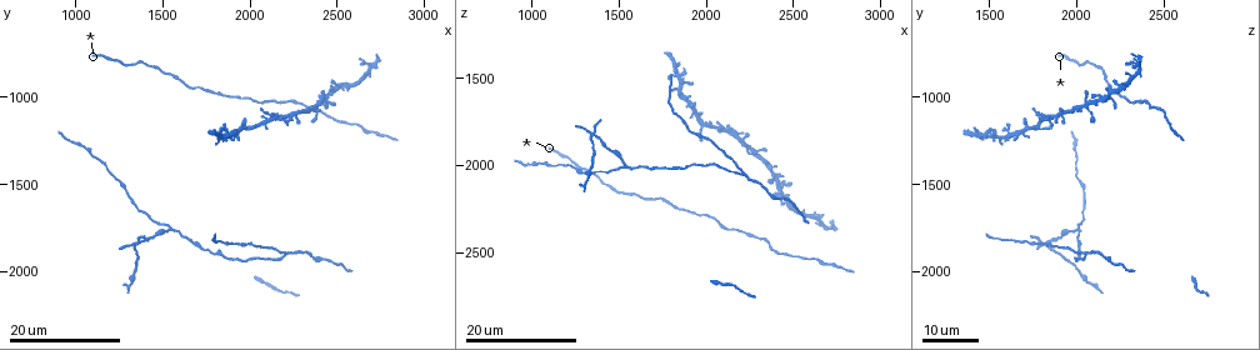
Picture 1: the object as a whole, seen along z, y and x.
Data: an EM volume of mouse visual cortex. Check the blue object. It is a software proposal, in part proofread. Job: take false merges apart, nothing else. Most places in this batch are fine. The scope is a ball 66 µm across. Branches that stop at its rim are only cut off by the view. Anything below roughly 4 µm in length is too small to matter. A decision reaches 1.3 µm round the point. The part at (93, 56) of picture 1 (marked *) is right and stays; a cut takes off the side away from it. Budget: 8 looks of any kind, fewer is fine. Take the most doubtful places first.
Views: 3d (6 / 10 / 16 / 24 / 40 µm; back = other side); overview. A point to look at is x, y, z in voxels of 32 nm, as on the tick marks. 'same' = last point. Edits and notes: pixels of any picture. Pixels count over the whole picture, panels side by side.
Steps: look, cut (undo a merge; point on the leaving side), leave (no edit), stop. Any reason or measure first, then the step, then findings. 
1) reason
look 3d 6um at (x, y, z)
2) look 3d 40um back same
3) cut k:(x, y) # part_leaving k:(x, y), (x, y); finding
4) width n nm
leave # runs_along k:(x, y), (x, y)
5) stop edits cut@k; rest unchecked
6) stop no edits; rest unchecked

three-way junction
look 3d 24um at (1560, 1760, 2000)

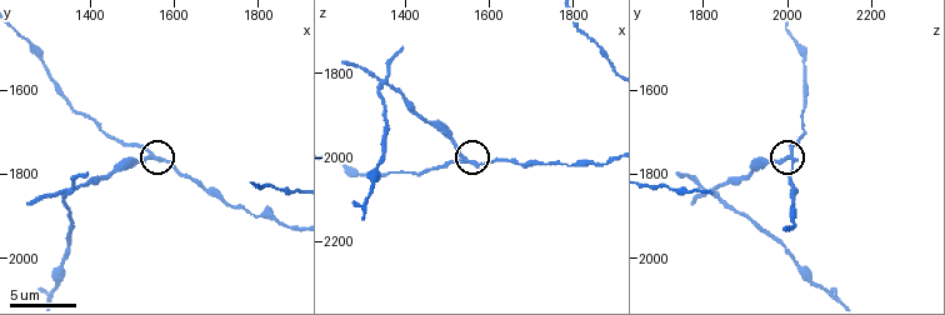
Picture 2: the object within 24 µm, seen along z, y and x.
look 3d 6um at (1550, 1765, 2010)

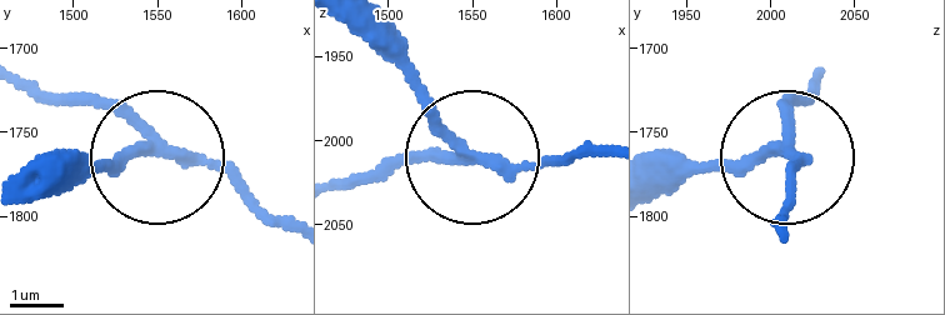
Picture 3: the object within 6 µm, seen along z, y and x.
cut 3:(110, 163) # part_leaving 3:(149, 145), (33, 173); a second neuron is stuck on

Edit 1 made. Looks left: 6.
look overview

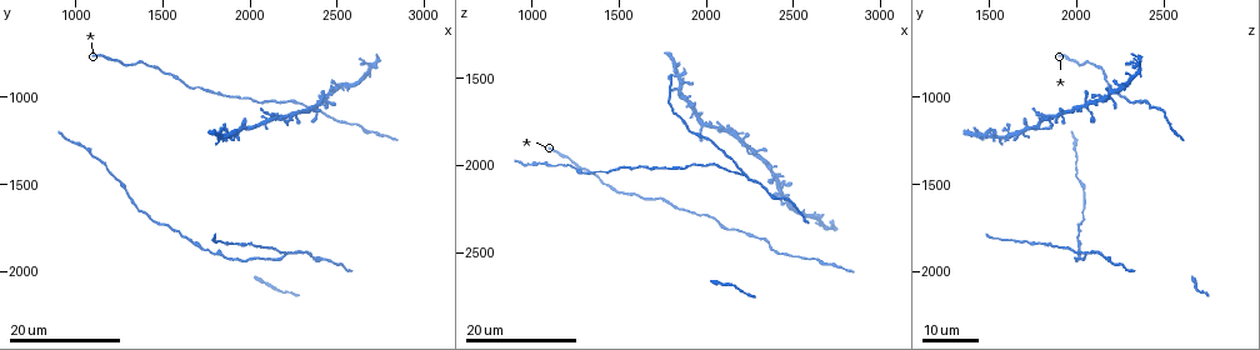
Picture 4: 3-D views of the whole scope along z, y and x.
look 3d 16um at (2200, 1900, 2040)

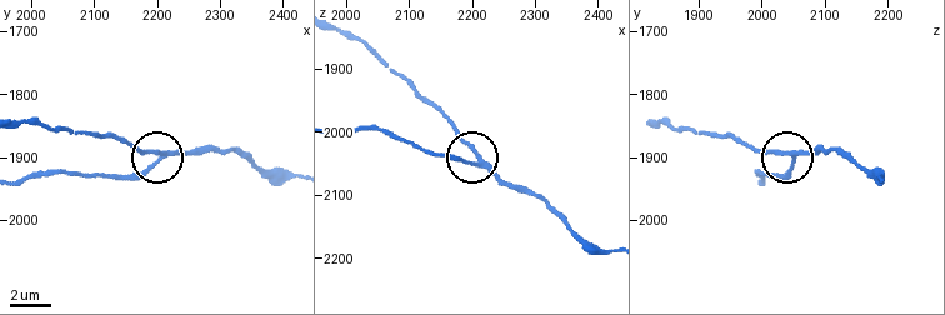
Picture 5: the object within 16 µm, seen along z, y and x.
look 3d 10um at (2210, 1895, 2045)

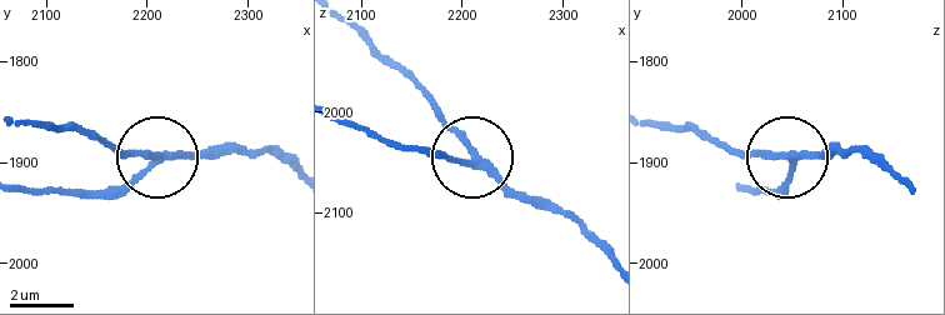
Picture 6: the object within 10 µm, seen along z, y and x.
leave # runs_along 6:(21, 188), (119, 188), (156, 159), (105, 148); one neuron here

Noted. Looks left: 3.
look 3d 10um at (1735, 1875, 2015)

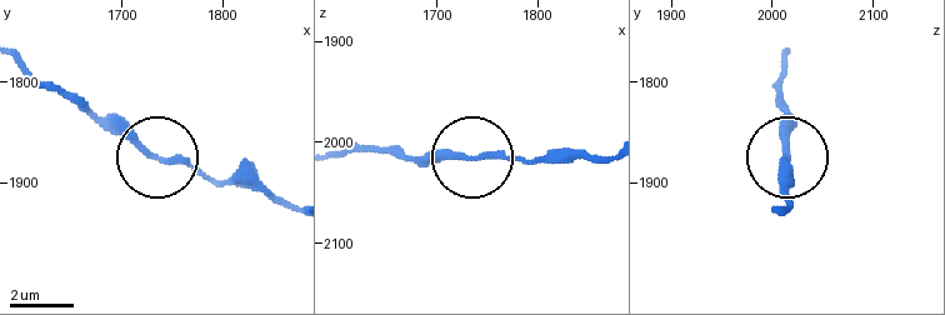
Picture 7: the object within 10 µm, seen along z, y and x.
width 200 nm
leave # runs_along 7:(25, 64), (154, 158), (256, 184); continuous, no second neuron

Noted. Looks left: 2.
look 3d 24um at (2320, 1040, 2420)

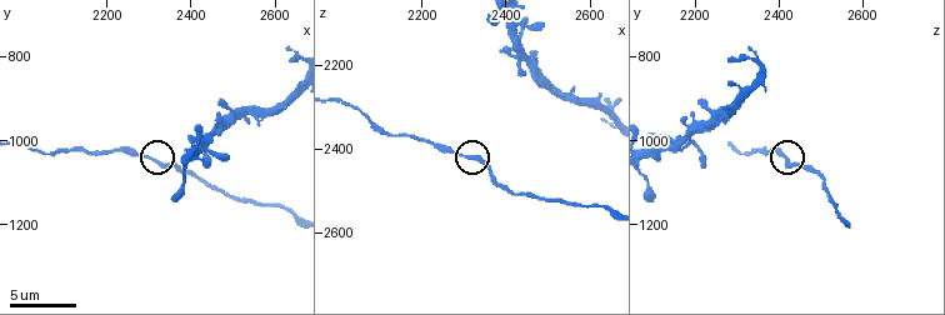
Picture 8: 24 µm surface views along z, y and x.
look 3d 10um at (2330, 1060, 2425)

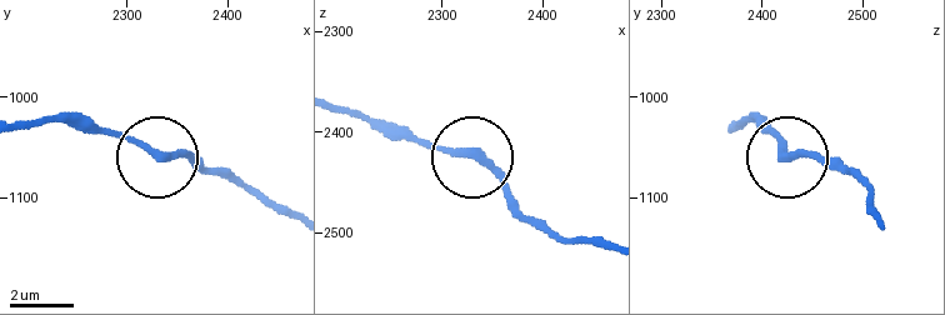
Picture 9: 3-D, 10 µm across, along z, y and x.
side_arm 21 um
leave # runs_along 9:(733, 126), (758, 119), (784, 156), (854, 168); continuous, no second neuron

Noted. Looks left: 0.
stop edits cut@3; rest unchecked

